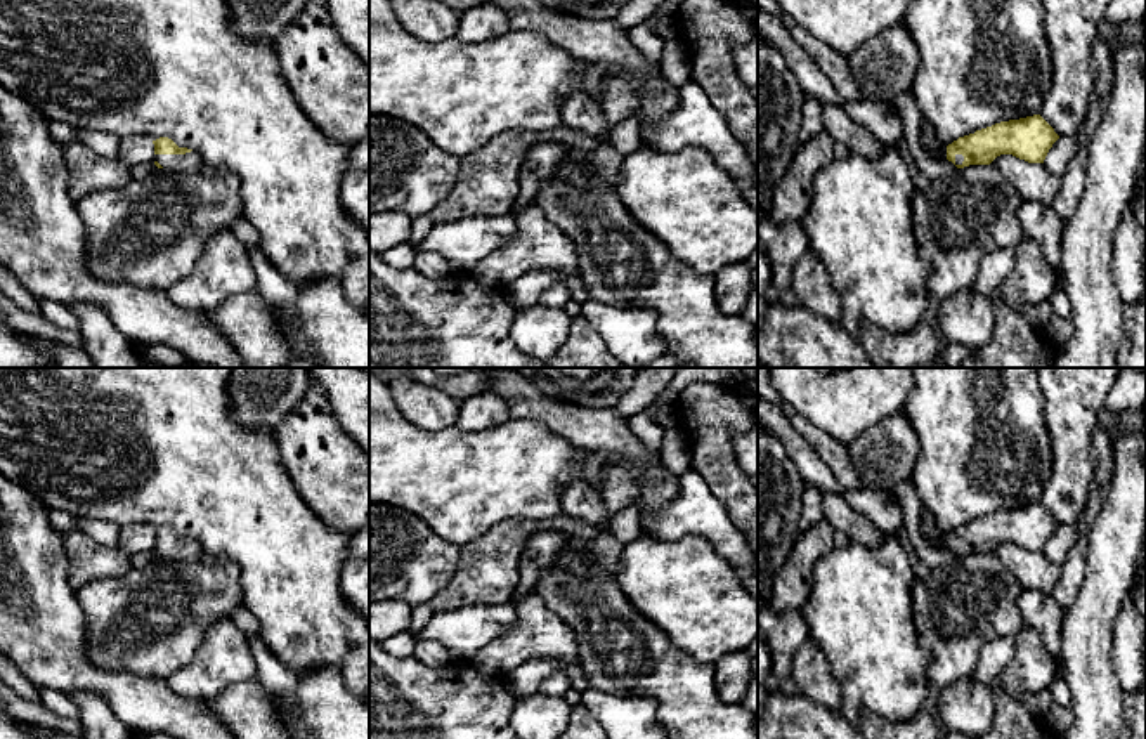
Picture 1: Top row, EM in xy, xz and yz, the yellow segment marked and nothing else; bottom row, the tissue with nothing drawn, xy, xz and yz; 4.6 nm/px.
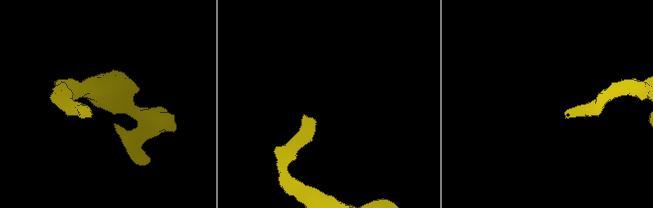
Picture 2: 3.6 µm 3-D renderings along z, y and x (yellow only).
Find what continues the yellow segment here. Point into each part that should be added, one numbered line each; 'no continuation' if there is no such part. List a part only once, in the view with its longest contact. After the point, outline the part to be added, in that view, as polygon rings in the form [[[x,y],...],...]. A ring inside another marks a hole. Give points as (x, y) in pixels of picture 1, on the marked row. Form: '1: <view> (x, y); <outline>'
1: xy (189, 162); [[[194,151],[186,154],[154,154],[154,161],[158,161],[163,170],[184,173],[196,172],[203,165],[199,154]]]

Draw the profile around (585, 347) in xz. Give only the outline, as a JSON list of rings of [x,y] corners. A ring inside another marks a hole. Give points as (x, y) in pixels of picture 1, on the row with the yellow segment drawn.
[[[574,317],[570,333],[546,368],[631,368],[610,354],[603,338],[583,317]]]

